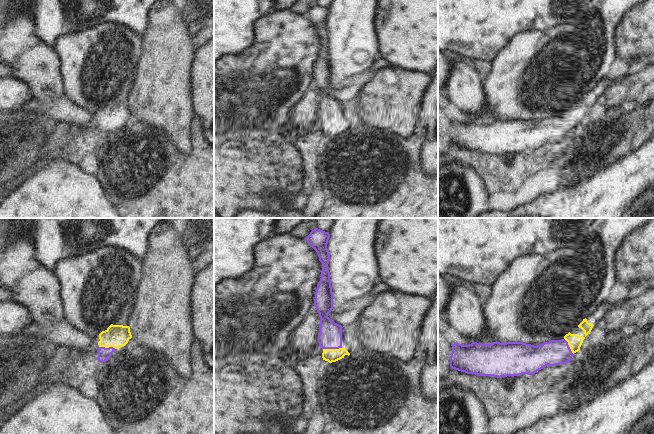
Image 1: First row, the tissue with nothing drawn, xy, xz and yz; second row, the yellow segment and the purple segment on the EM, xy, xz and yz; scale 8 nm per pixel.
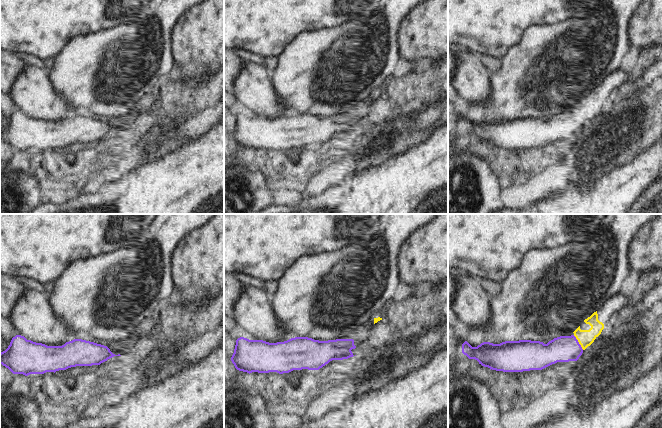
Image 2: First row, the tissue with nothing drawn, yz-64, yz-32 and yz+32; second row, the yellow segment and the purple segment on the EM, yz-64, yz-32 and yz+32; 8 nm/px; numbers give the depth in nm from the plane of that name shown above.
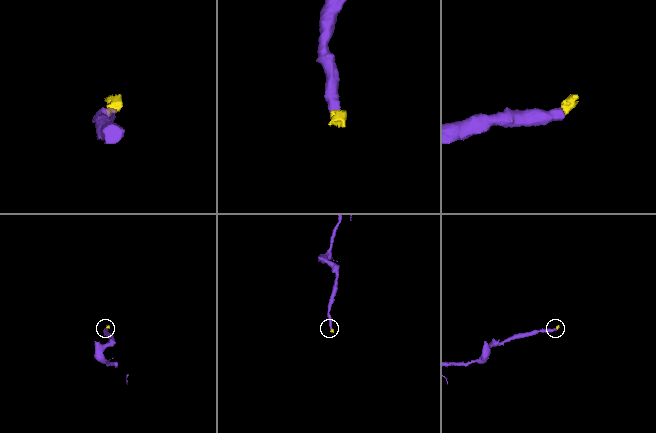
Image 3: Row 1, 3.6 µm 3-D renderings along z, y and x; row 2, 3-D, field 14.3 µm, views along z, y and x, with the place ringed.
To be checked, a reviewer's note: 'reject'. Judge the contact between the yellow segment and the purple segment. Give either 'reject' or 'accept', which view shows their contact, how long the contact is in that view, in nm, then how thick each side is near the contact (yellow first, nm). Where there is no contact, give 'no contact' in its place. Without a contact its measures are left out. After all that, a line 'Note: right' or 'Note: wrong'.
accept; contact in xz; length 160 nm; calibres 110 and 190 nm
Note: wrong

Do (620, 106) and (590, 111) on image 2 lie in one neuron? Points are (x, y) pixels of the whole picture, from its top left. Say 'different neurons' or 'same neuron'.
different neurons

